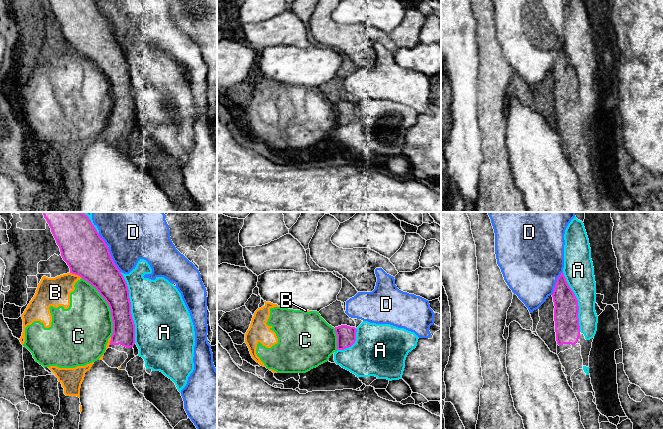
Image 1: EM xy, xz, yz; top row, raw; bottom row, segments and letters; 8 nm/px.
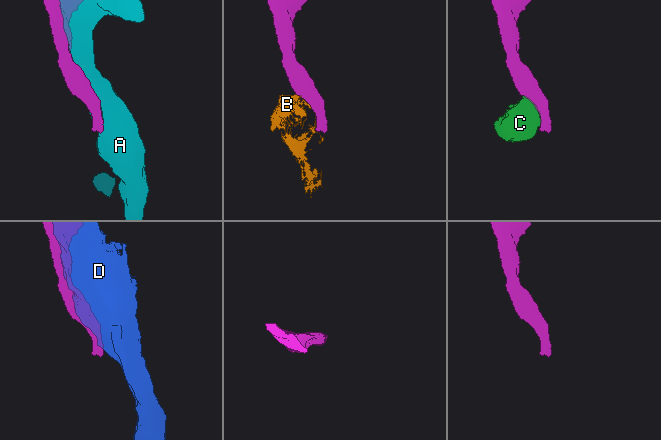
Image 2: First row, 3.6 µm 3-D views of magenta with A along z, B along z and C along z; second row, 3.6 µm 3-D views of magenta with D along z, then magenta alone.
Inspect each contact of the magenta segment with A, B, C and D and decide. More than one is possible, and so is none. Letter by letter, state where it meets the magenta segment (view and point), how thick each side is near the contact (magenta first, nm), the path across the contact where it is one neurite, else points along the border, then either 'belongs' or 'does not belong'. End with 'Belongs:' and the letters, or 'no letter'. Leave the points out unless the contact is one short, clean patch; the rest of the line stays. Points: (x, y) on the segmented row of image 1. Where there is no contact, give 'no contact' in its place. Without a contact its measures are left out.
A: meets magenta in xy at (130, 307); 240 nm thick on the magenta side, 440 nm on the other; does not belong
B: meets magenta in xy at (76, 274); 360 nm thick on the magenta side, 220 nm on the other; does not belong
C: meets magenta in xy at (108, 304); 240 nm thick on the magenta side, 400 nm on the other; does not belong
D: meets magenta in xy at (109, 253); 360 nm thick on the magenta side, 440 nm on the other; does not belong
Belongs: no letter

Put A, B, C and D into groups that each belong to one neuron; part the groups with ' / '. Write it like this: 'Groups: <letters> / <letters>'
Groups: A / B C / D

